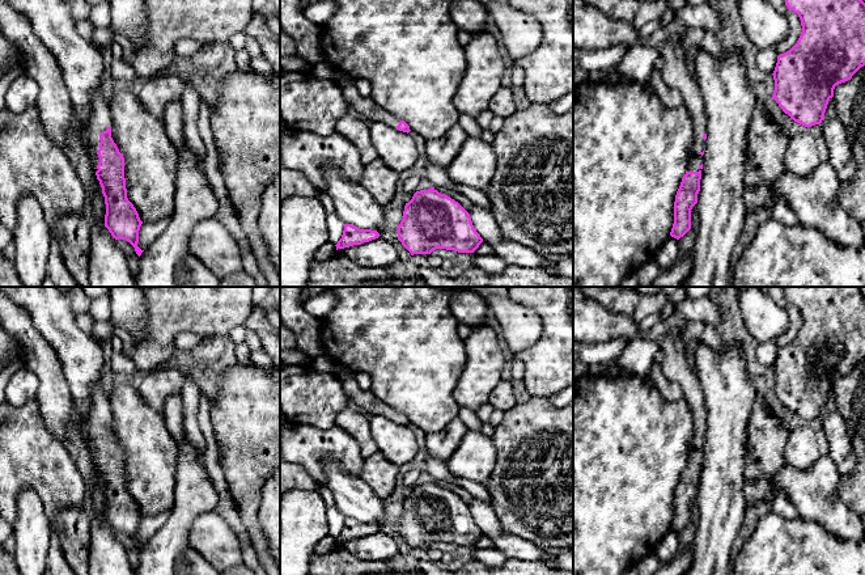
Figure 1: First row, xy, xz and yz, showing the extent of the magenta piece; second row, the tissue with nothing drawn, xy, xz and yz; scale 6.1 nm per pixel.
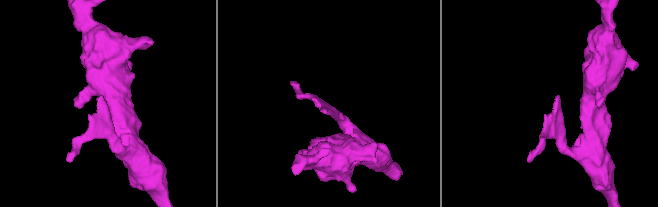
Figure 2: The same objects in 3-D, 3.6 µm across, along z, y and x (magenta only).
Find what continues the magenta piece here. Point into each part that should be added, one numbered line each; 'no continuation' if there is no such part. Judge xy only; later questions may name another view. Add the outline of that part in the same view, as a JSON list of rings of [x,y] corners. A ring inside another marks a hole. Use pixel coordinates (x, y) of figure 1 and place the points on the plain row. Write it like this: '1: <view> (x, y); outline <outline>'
1: xy (100, 413); outline [[[96,384],[92,388],[90,409],[85,418],[76,417],[73,422],[81,439],[88,449],[89,460],[92,465],[97,465],[99,451],[97,448],[99,443],[99,428],[111,420],[111,406],[109,396],[106,394],[102,384]]]

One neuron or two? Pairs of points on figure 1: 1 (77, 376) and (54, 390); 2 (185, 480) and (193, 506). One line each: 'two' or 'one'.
1: two
2: one

